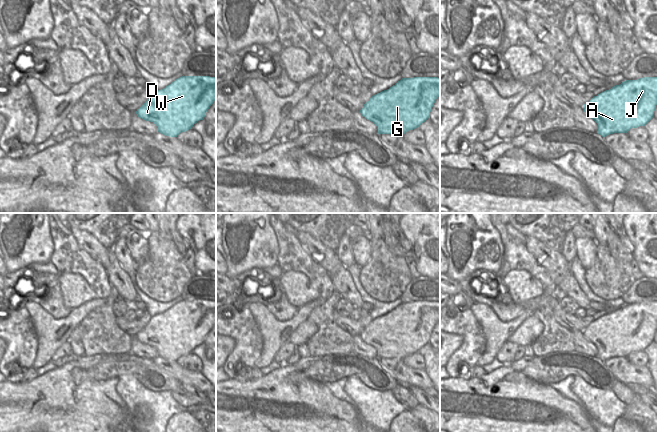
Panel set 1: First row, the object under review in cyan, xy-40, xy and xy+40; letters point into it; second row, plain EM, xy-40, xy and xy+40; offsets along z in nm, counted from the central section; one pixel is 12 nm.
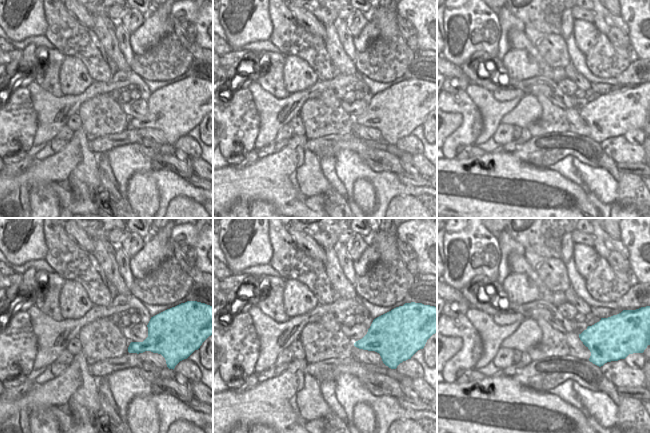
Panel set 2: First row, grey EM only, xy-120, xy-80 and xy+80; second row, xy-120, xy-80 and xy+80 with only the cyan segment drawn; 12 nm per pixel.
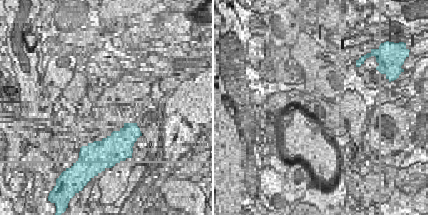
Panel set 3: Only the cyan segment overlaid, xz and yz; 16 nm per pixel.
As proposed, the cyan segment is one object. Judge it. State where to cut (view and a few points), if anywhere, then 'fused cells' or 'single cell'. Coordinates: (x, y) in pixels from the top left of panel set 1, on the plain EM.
cut none; single cell

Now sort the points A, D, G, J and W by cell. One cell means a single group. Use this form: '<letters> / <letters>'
A D G J W

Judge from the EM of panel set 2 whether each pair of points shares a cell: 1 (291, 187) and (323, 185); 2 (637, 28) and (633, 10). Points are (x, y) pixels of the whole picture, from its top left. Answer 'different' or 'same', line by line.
1: same
2: same

